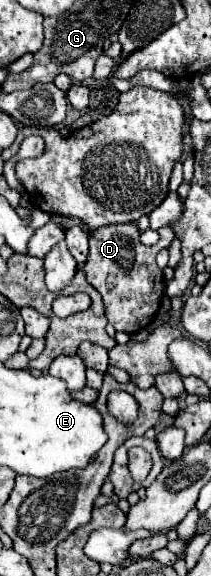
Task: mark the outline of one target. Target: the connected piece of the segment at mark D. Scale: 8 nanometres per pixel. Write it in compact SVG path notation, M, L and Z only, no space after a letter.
M119 223L119 225L107 225L99 227L95 231L89 231L89 259L83 267L87 281L101 293L103 303L105 303L105 317L117 331L127 331L135 333L145 329L157 315L159 303L165 297L165 279L163 271L155 263L155 255L162 249L168 249L169 245L175 239L175 234L171 227L161 227L158 229L160 238L155 245L146 246L139 241L139 227L137 223Z

